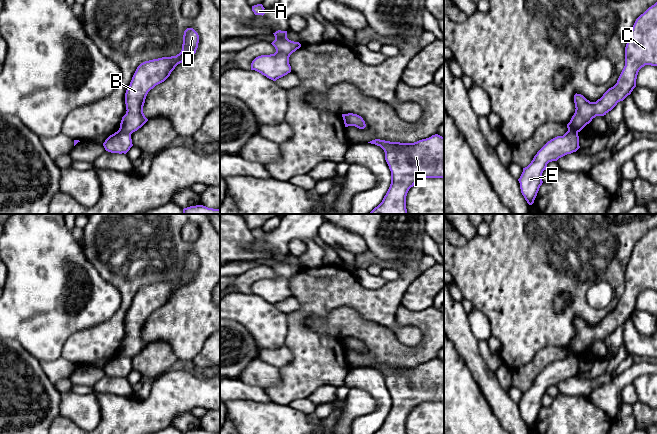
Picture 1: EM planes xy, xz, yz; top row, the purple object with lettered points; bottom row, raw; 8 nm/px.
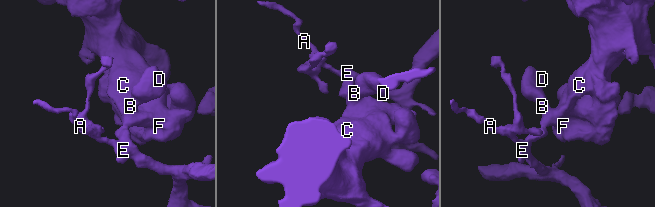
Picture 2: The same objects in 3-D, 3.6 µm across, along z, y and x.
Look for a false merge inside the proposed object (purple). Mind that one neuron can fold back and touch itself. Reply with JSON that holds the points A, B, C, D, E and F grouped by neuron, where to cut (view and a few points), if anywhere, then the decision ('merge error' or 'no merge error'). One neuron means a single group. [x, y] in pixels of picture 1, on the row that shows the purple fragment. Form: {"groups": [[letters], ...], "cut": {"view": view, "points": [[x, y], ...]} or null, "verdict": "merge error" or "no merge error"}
{"groups": [["A", "E"], ["B", "C", "D", "F"]], "cut": {"view": "xy", "points": [[119, 129], [130, 134]]}, "verdict": "merge error"}

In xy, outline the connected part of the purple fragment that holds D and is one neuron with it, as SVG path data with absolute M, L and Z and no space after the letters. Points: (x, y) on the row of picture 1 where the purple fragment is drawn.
M187 28L179 54L145 61L137 67L125 93L127 111L122 117L119 130L132 134L148 121L143 113L148 92L164 82L178 64L190 59L196 53L198 43L198 33L193 28Z

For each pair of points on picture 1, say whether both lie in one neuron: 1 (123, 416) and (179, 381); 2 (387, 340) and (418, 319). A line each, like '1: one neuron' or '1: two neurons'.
1: one neuron
2: one neuron

